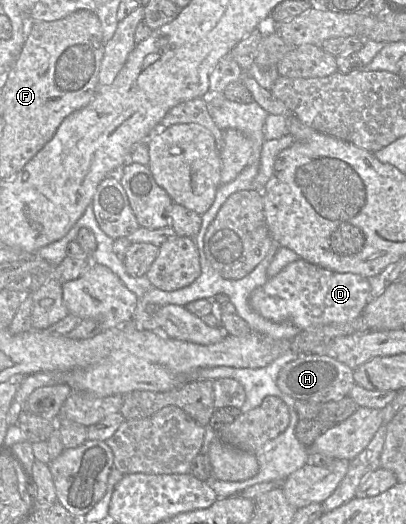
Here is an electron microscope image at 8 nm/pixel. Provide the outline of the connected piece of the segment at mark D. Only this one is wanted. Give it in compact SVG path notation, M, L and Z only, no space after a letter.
M300 258L253 290L248 303L253 311L265 319L289 322L302 331L319 325L351 321L362 315L370 300L368 278L332 271Z

